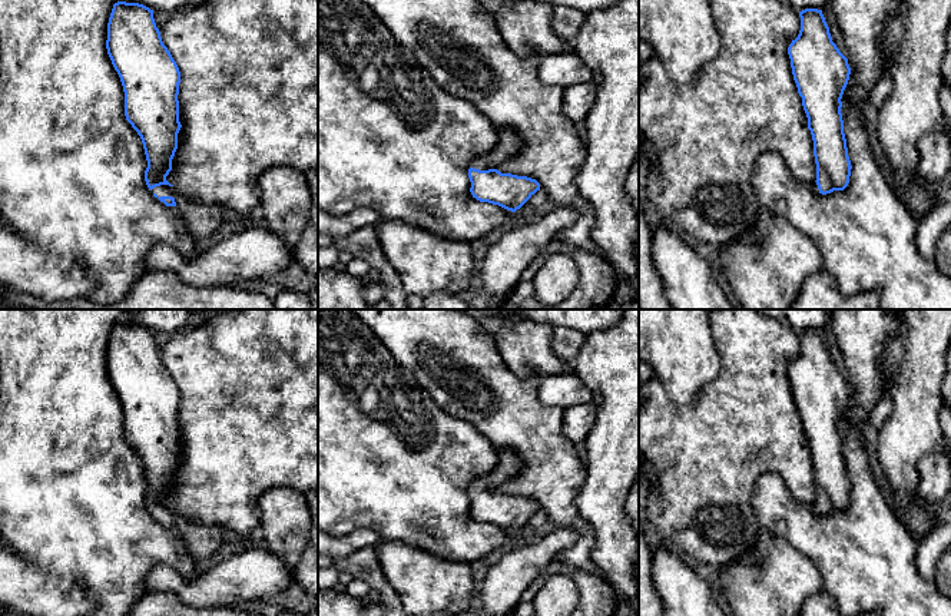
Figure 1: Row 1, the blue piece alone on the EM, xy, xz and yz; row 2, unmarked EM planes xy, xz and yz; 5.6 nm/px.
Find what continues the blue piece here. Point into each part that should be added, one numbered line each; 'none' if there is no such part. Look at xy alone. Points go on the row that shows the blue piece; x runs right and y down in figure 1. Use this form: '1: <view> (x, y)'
1: xy (204, 219)

